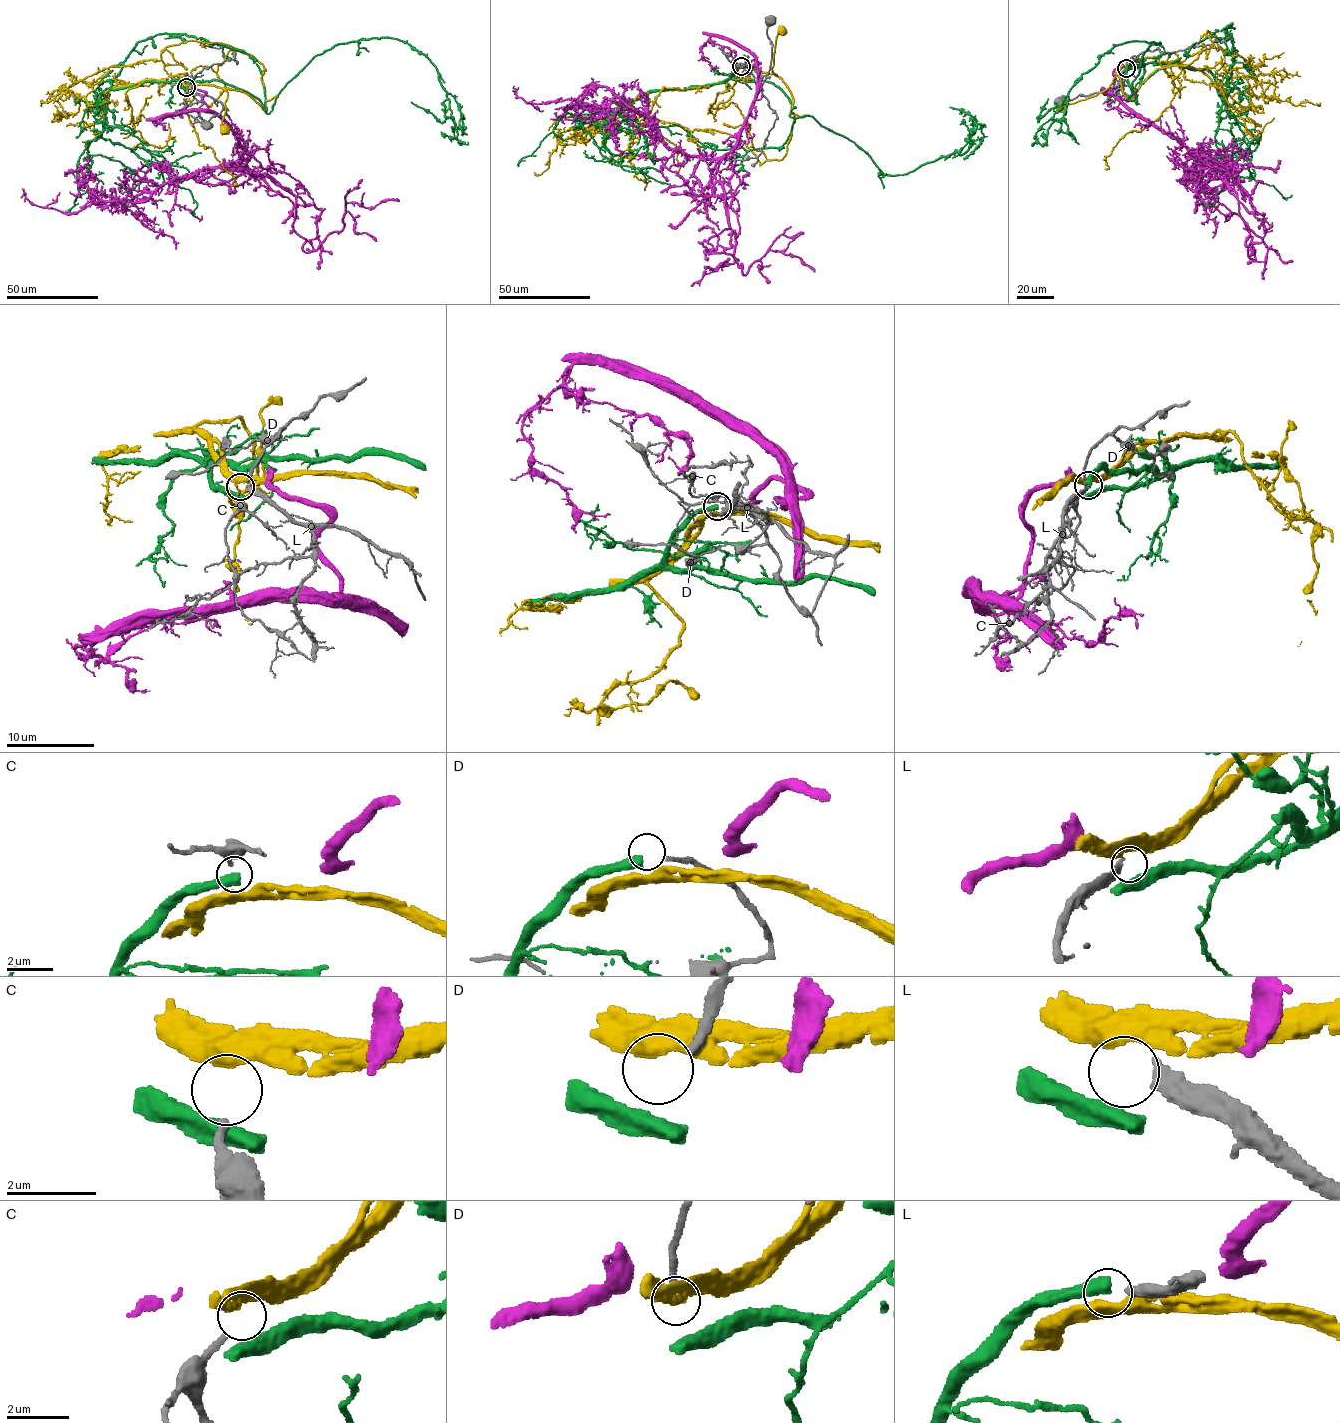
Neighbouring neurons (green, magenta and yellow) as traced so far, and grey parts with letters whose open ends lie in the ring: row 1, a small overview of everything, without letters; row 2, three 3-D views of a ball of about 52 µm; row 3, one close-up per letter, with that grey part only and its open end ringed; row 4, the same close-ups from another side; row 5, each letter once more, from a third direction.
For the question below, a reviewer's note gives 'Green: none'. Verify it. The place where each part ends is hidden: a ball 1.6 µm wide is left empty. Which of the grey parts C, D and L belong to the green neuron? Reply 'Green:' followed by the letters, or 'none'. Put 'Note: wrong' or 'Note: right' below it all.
Green: none
Note: right

